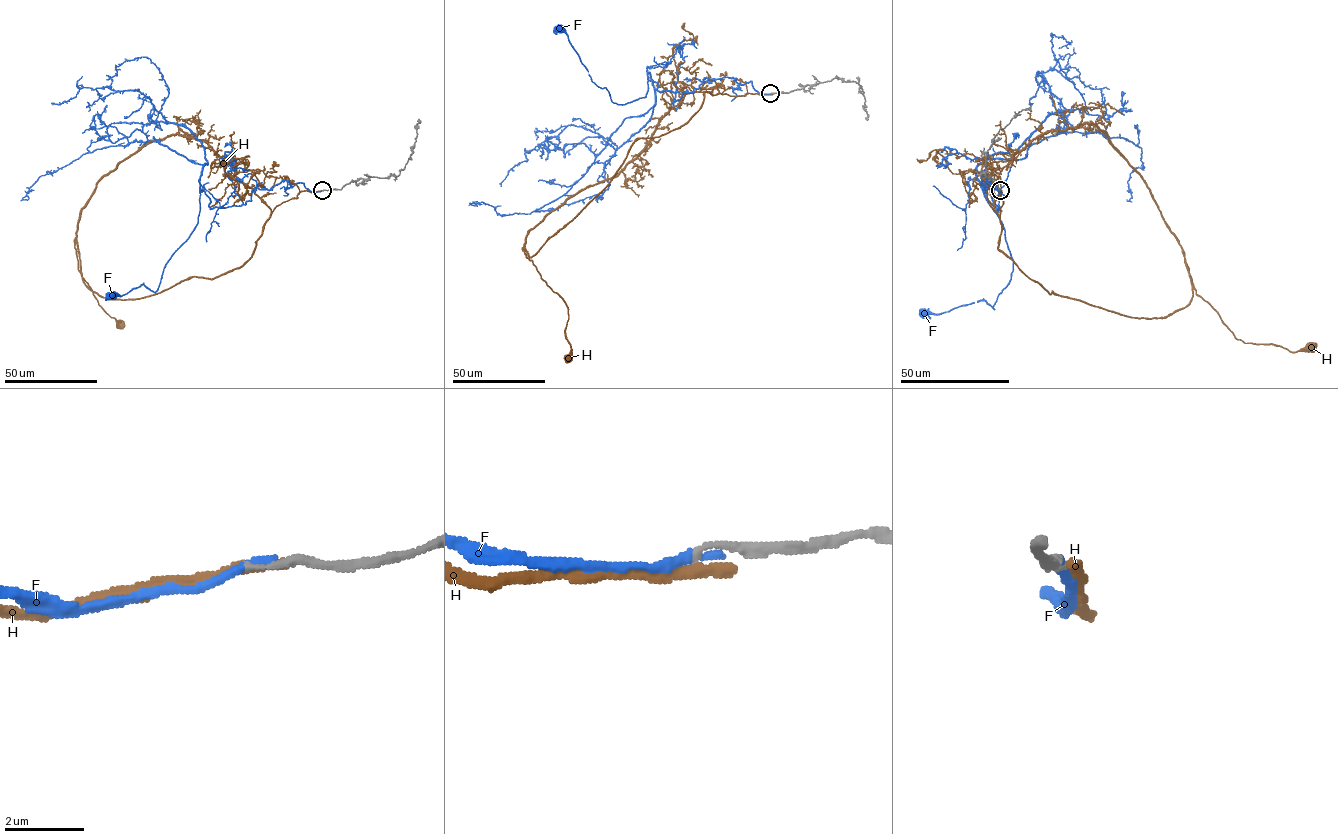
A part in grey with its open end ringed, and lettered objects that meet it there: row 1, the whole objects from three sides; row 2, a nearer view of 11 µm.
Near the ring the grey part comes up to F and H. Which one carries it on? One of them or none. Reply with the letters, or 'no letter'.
F

